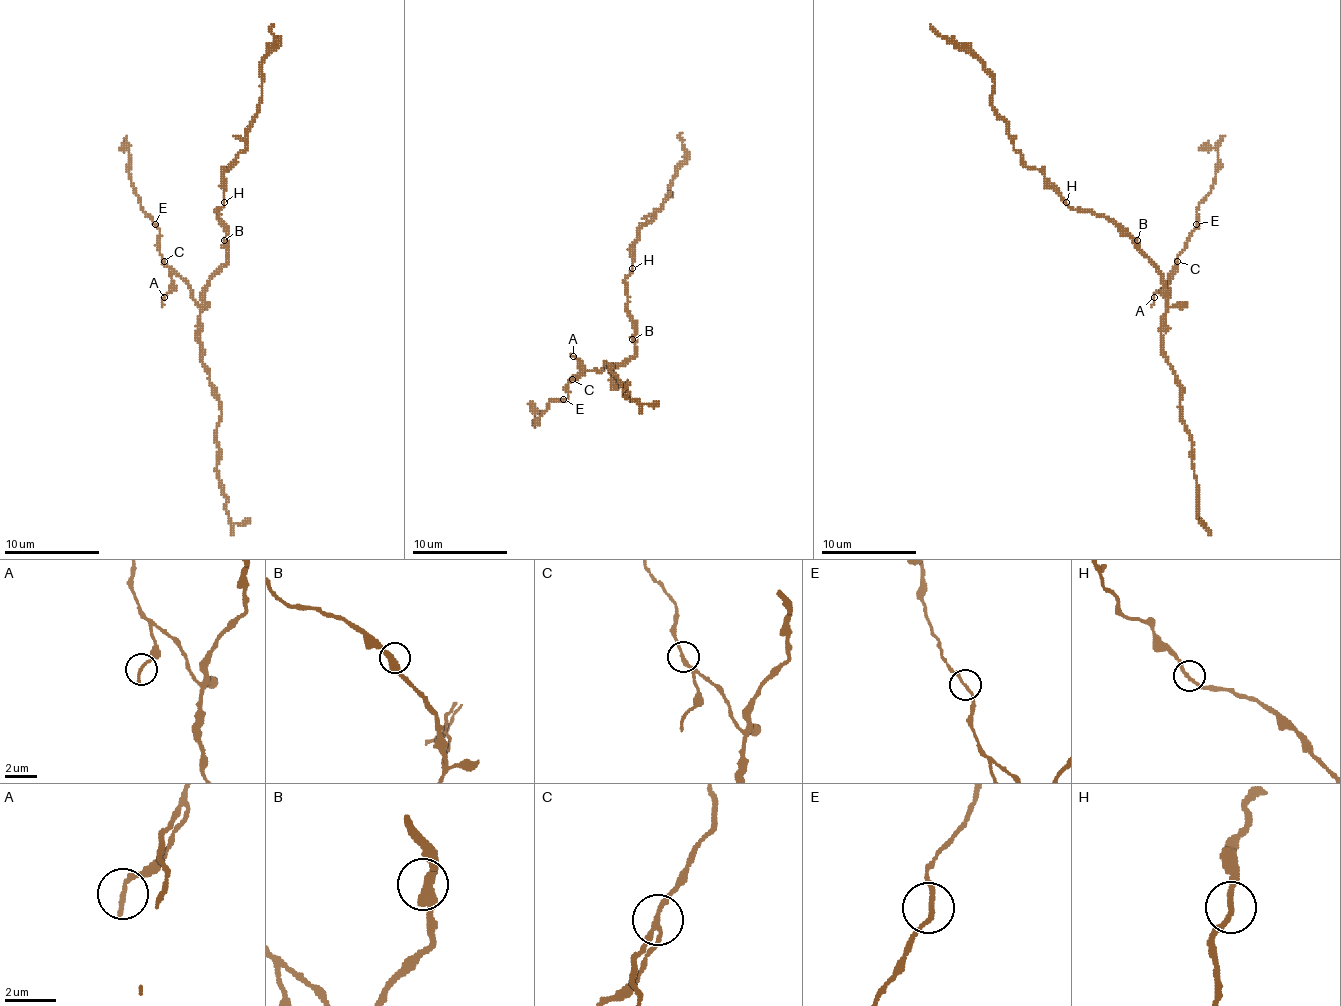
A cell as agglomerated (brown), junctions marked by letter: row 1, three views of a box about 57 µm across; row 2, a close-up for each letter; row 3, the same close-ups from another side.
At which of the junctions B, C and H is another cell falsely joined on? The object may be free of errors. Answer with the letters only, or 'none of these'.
C

